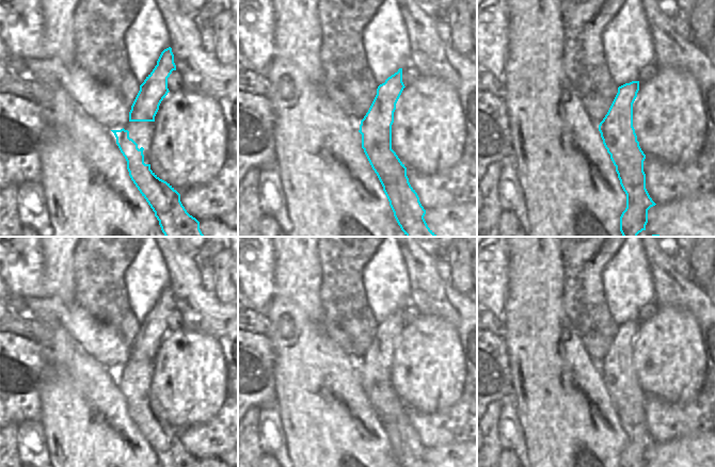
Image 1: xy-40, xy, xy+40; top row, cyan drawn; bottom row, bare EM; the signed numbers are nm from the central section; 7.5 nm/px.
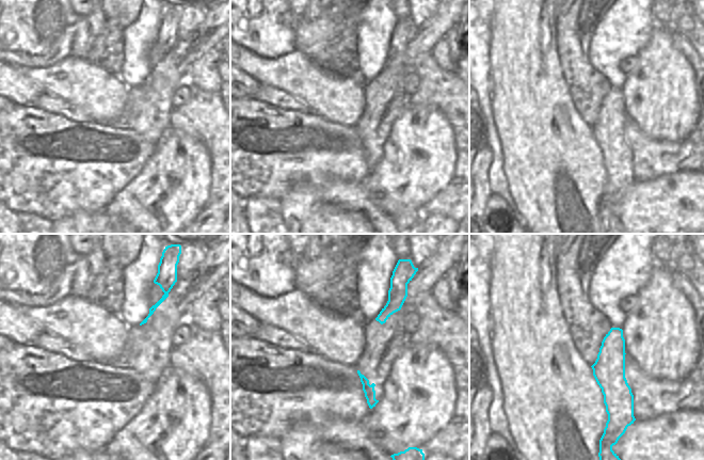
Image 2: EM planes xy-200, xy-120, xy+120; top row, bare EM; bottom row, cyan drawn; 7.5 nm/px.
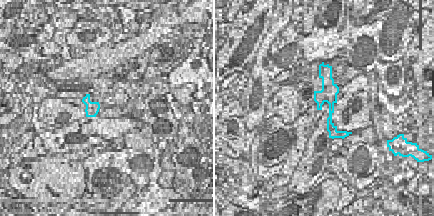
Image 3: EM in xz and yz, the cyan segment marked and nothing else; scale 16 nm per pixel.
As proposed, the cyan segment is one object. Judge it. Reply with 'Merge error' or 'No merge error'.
Merge error

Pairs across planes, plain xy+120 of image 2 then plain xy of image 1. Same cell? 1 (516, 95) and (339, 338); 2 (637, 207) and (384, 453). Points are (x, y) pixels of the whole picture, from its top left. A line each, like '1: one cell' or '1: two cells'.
1: two cells
2: two cells

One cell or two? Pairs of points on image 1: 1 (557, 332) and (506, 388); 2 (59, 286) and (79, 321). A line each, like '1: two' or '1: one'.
1: two
2: two

